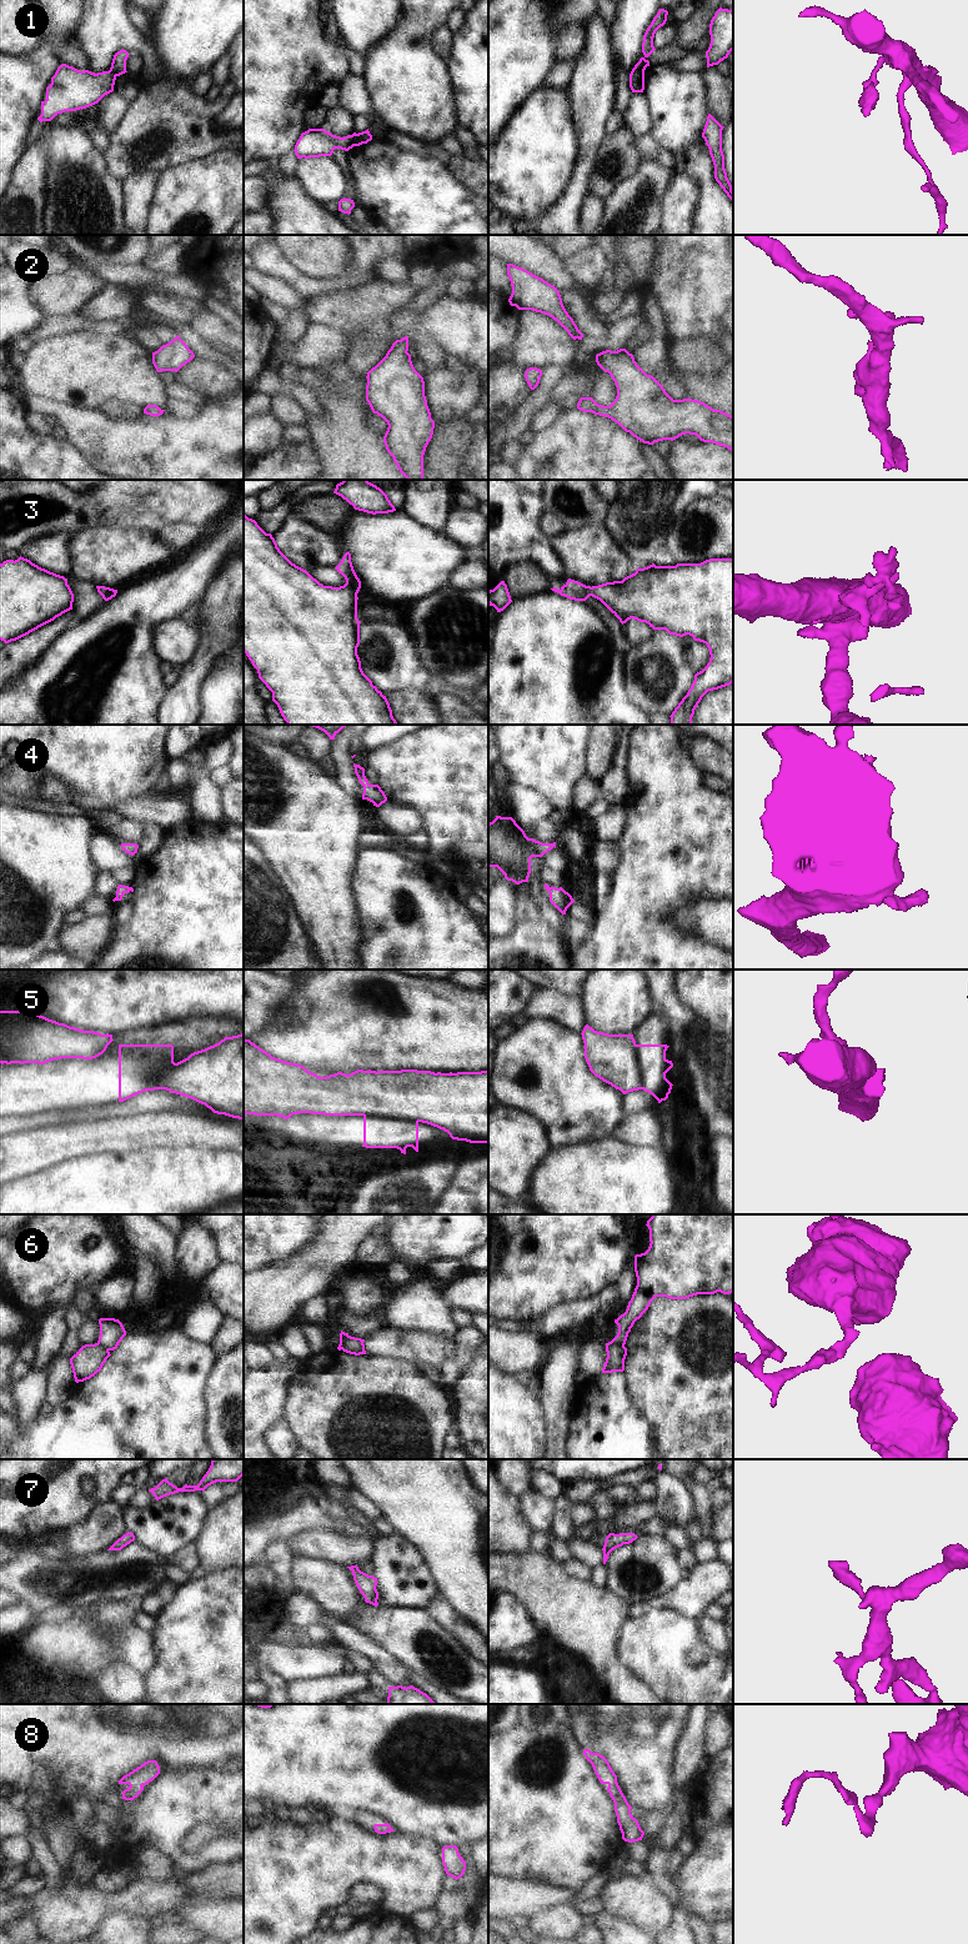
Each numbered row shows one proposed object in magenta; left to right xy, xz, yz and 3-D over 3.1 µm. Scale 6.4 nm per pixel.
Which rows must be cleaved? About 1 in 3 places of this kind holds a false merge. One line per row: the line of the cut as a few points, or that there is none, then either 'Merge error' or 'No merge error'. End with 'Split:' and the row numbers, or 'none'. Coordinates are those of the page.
1: Split along xz (356, 134), (355, 145). Merge error
2: No split. No merge error
3: No split. No merge error
4: No split. No merge error
5: Split along xz (364, 1115), (397, 1117), (417, 1122). Merge error
6: Split along xz (350, 1336), (341, 1348). Merge error
7: No split. No merge error
8: No split. No merge error
Split: 1, 5, 6

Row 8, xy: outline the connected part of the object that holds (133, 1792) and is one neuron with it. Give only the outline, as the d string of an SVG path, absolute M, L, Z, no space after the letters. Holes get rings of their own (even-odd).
M147 1760L129 1774L124 1775L119 1784L130 1787L122 1792L122 1799L134 1800L144 1790L144 1787L152 1782L160 1774L160 1767L156 1760Z

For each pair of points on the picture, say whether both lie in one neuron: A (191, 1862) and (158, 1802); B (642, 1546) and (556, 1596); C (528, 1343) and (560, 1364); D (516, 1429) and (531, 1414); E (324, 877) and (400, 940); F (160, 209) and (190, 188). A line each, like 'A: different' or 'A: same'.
A: same
B: different
C: different
D: same
E: different
F: same

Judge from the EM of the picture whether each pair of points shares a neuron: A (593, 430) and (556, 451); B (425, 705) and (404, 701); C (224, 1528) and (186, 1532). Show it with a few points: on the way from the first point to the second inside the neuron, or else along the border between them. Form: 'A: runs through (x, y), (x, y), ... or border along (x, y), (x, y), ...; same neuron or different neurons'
A: runs through (585, 439), (572, 451), (565, 451); same neuron
B: runs through (420, 705), (409, 705); same neuron
C: border along (211, 1511), (204, 1531), (196, 1539); different neurons

